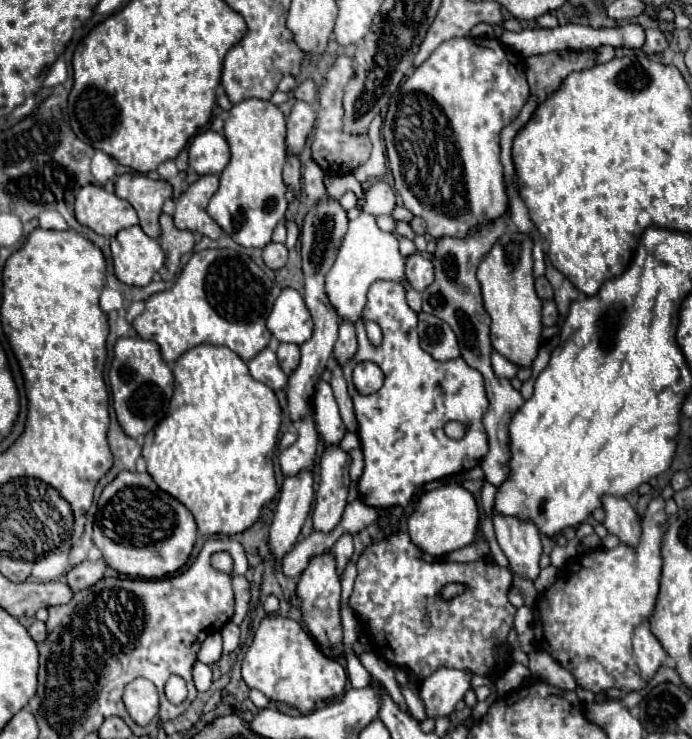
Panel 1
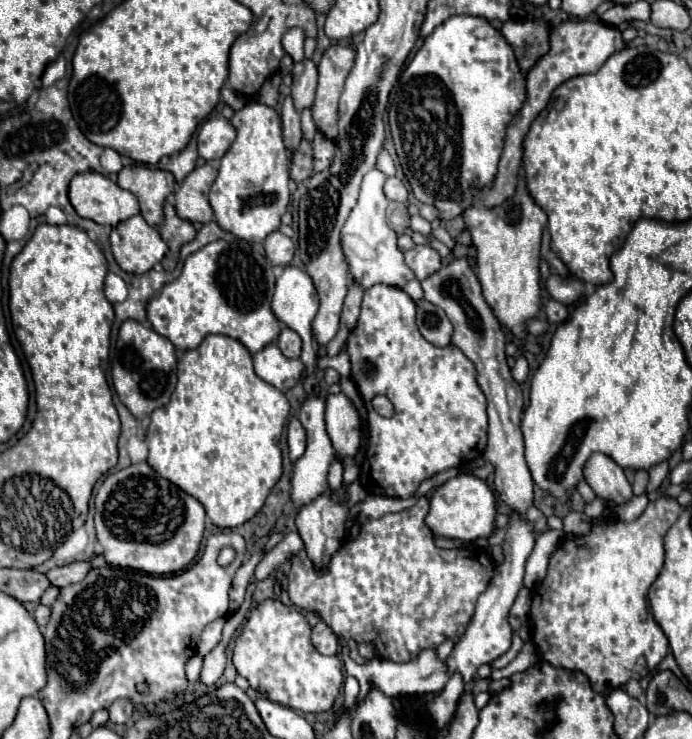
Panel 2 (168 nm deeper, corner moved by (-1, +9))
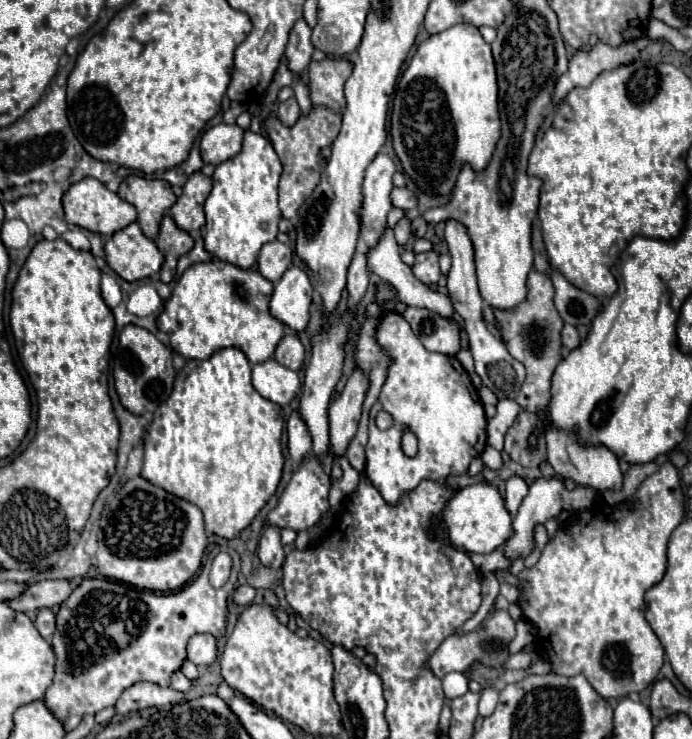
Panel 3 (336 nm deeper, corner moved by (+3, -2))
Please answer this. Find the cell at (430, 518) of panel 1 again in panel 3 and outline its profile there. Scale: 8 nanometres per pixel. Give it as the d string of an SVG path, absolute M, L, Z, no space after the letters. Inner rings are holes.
M478 482L458 490L442 510L442 522L448 528L448 540L454 548L464 552L488 554L500 548L512 536L512 516L504 508L504 500L496 486Z

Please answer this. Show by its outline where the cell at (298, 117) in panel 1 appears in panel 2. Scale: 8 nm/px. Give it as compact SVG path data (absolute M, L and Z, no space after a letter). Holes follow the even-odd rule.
M304 59L300 63L294 63L292 77L294 77L292 97L294 97L296 109L302 111L304 107L312 107L314 93L316 93L316 77L318 77L318 69L316 69L314 61Z

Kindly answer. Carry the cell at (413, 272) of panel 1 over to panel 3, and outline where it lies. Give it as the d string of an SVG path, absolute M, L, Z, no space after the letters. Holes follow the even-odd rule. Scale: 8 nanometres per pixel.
M424 252L416 254L416 262L412 266L414 276L424 284L436 284L440 278L440 266L438 266L438 254L436 252Z

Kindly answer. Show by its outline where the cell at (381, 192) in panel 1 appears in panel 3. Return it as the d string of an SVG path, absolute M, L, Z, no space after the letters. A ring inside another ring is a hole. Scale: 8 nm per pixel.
M394 188L390 200L394 208L402 208L402 210L410 210L416 206L416 196L408 188Z

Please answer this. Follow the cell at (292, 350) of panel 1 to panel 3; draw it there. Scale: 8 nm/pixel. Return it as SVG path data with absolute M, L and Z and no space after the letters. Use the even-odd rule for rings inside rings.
M286 334L286 336L280 340L280 344L276 346L274 358L276 358L282 366L286 366L286 368L290 368L290 370L300 370L302 364L304 364L304 346L302 346L302 342L298 340L298 336Z

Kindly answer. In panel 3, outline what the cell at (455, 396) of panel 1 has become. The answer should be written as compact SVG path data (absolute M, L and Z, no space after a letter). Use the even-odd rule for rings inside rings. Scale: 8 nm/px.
M386 312L376 328L376 340L378 344L388 352L390 366L386 374L386 382L380 390L380 396L376 404L370 410L370 440L366 444L366 468L364 476L372 482L372 486L382 494L382 498L388 504L398 504L402 496L412 492L422 480L434 480L442 482L448 476L462 476L470 462L478 458L486 448L486 414L480 402L480 396L476 388L472 386L466 370L460 366L460 362L454 356L442 356L436 352L428 352L422 342L414 336L410 324L404 320L402 314ZM386 410L392 414L394 424L390 430L378 430L374 424L374 416ZM404 430L410 430L418 438L418 452L416 456L406 456L402 450L402 434Z

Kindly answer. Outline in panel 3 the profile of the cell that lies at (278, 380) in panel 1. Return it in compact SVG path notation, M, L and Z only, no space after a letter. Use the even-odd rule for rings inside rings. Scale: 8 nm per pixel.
M274 358L252 366L252 384L264 398L278 406L286 406L300 390L298 374Z

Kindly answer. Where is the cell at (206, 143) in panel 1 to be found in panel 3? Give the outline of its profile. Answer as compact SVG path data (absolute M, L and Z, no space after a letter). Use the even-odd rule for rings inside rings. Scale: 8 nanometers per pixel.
M218 124L208 128L200 138L200 156L204 164L220 164L230 156L236 156L242 146L244 130L236 124Z

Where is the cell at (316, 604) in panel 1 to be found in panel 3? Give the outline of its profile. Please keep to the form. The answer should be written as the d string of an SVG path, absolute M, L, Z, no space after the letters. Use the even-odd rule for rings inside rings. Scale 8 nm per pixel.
M308 456L302 462L300 470L294 472L290 484L286 486L286 490L282 492L282 496L278 500L278 506L268 514L268 522L278 526L278 528L292 528L294 532L314 528L330 510L328 488L330 488L330 478L322 472L322 466L318 460Z

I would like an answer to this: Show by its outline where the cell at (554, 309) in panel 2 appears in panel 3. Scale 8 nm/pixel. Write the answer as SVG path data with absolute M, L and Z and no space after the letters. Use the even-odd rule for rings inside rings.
M564 324L564 328L562 328L562 344L564 344L568 350L572 350L572 348L576 348L576 346L580 344L580 336L578 336L578 332L576 332L574 326Z

